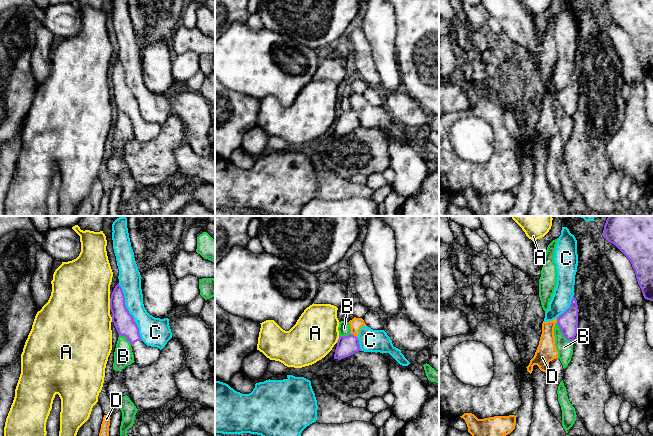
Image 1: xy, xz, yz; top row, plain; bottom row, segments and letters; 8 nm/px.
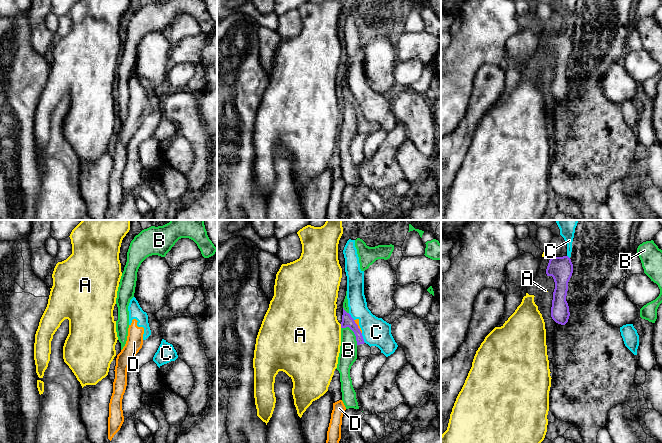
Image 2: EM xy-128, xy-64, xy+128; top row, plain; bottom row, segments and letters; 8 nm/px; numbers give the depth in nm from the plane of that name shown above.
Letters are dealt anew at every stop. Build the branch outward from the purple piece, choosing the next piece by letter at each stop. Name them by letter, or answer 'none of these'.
none of these

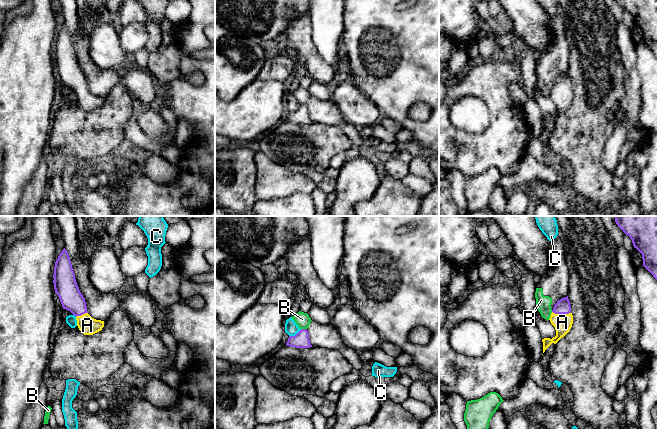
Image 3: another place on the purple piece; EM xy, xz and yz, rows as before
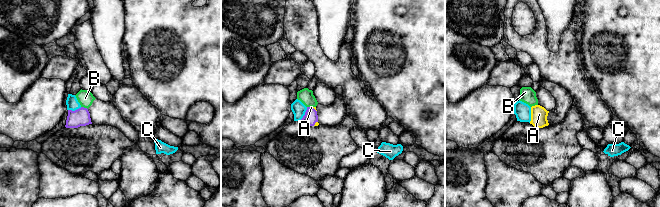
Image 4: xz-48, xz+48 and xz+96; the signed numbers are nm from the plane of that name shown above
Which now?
A

